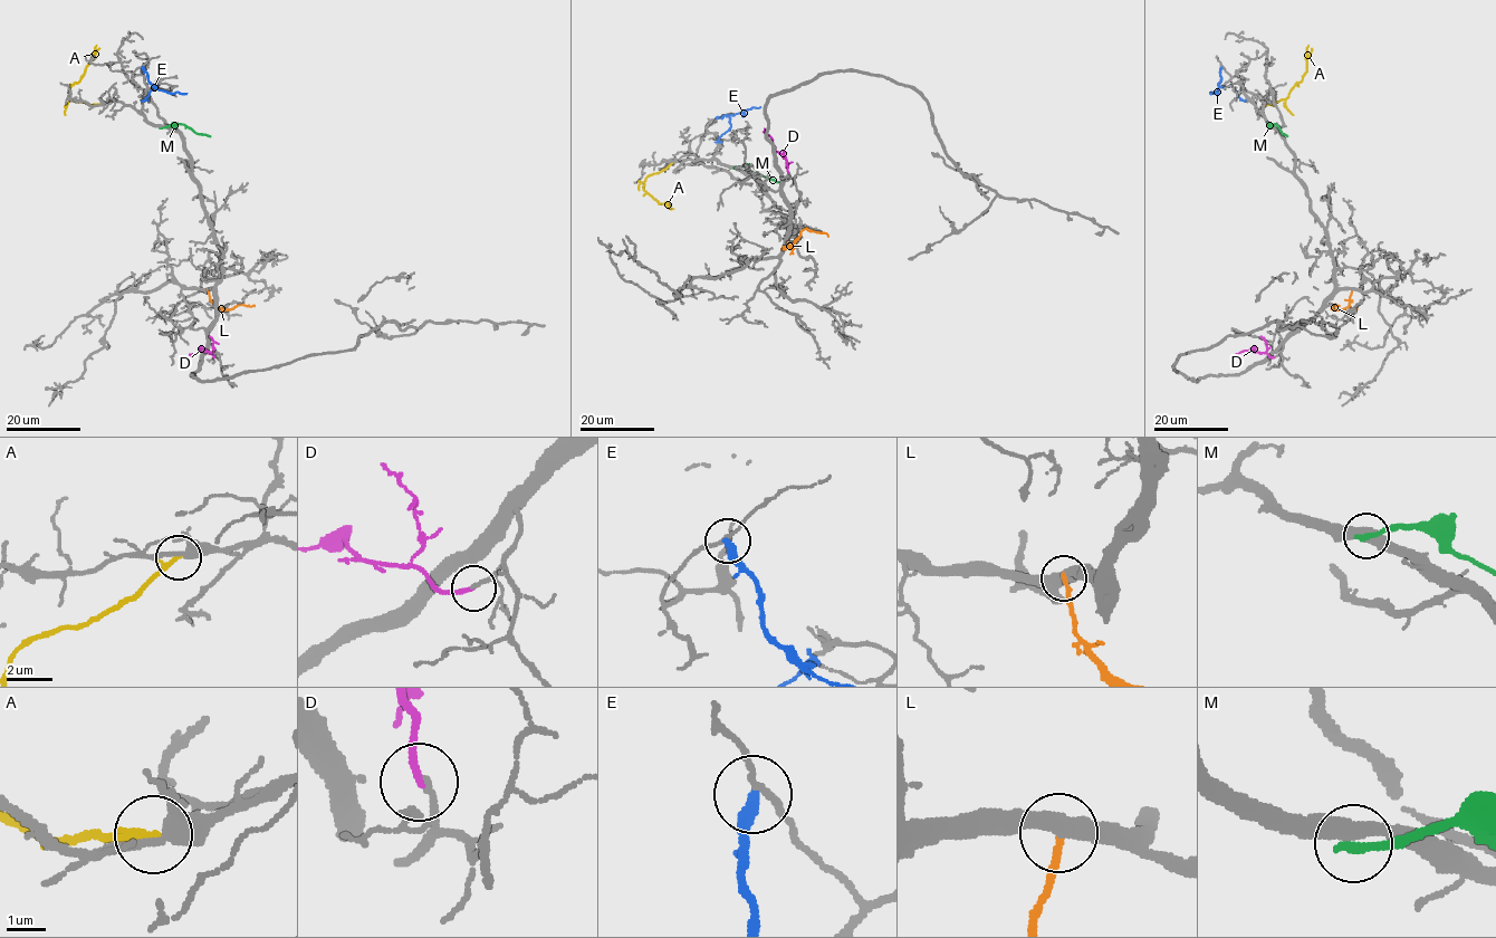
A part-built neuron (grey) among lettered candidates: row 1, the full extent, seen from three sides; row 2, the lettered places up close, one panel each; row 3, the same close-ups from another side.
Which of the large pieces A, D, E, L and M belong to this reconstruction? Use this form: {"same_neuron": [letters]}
{"same_neuron": ["D"]}

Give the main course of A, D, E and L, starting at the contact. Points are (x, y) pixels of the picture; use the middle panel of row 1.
A: (673, 162), (648, 176), (643, 185), (659, 203), (671, 206)
D: (788, 172), (786, 159), (775, 151), (765, 128)
E: (717, 118), (725, 115), (729, 118), (730, 127), (717, 144)
L: (782, 249), (790, 246), (803, 229), (828, 236)

